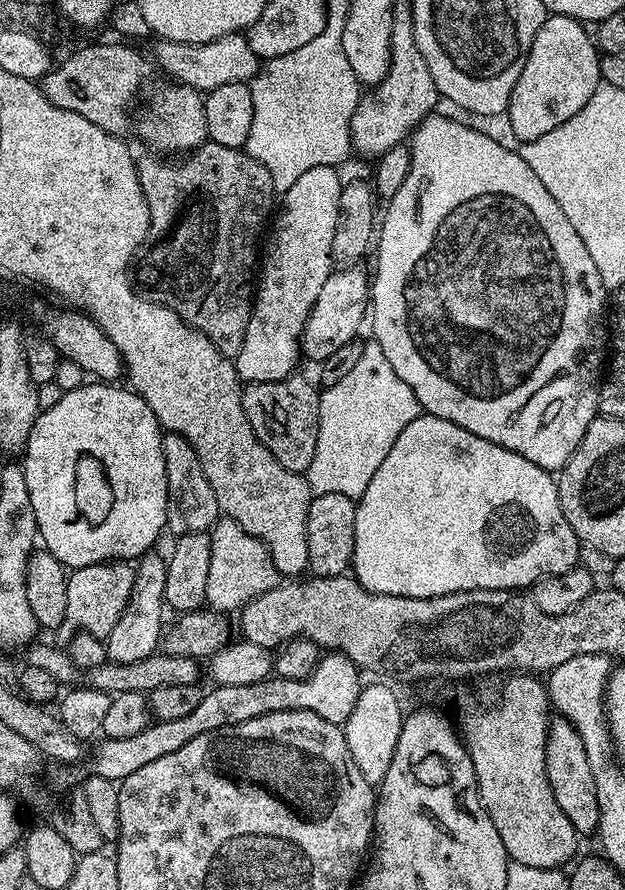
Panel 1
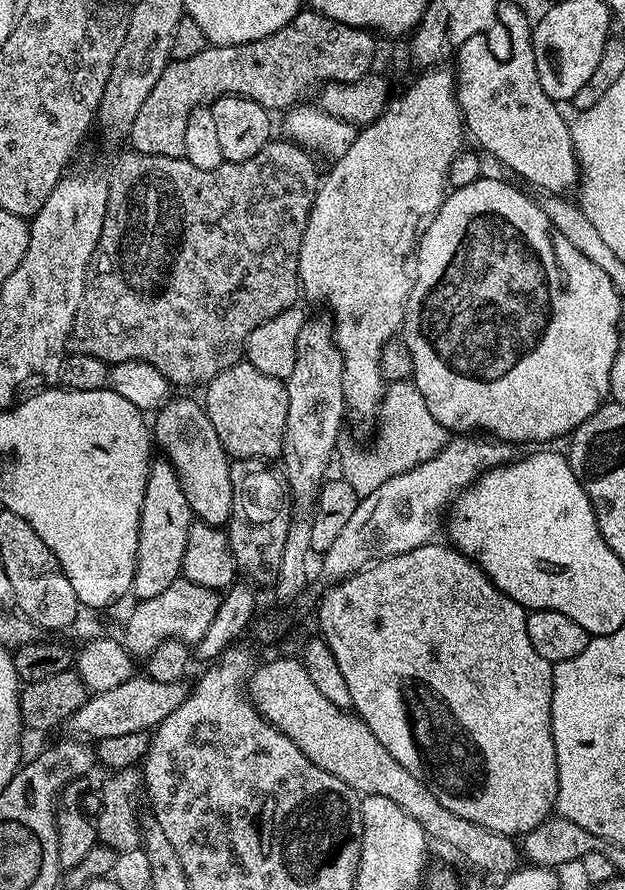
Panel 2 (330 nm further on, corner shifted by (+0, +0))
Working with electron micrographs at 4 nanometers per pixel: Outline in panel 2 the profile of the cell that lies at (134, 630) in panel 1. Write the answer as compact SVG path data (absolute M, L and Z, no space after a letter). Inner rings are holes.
M156 458L148 470L146 494L142 498L140 511L140 533L138 534L138 554L131 595L137 601L146 598L158 598L170 582L181 579L182 558L186 554L186 542L194 517L186 494L178 482L178 474L172 469L167 459Z

